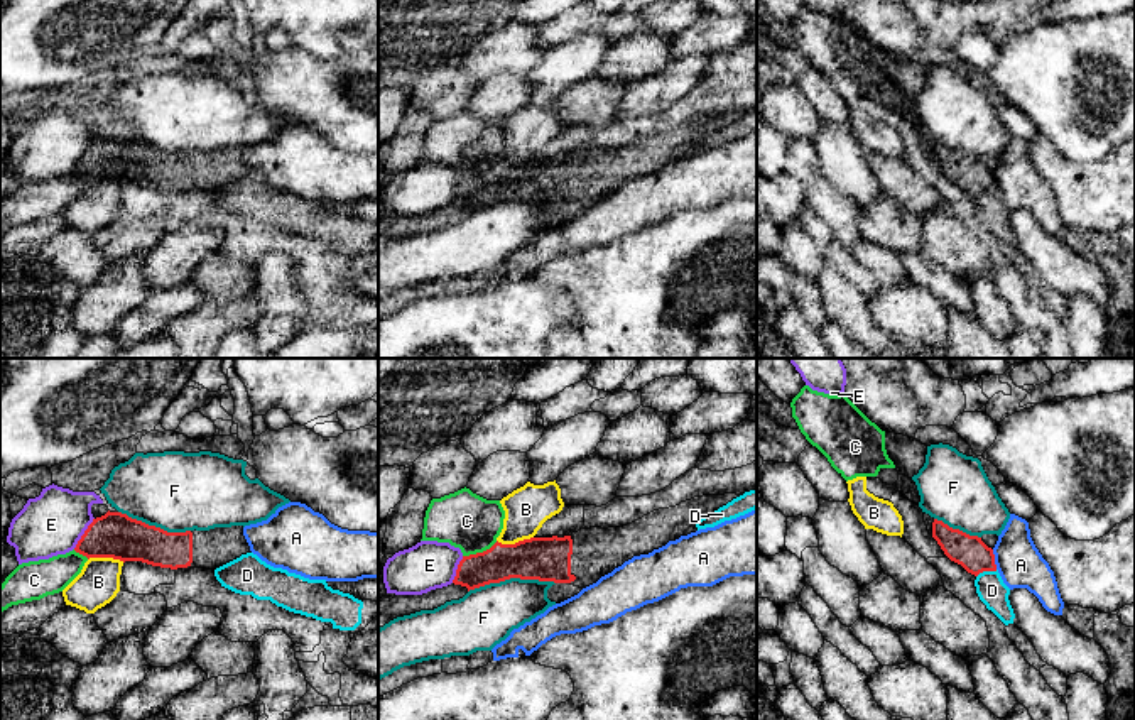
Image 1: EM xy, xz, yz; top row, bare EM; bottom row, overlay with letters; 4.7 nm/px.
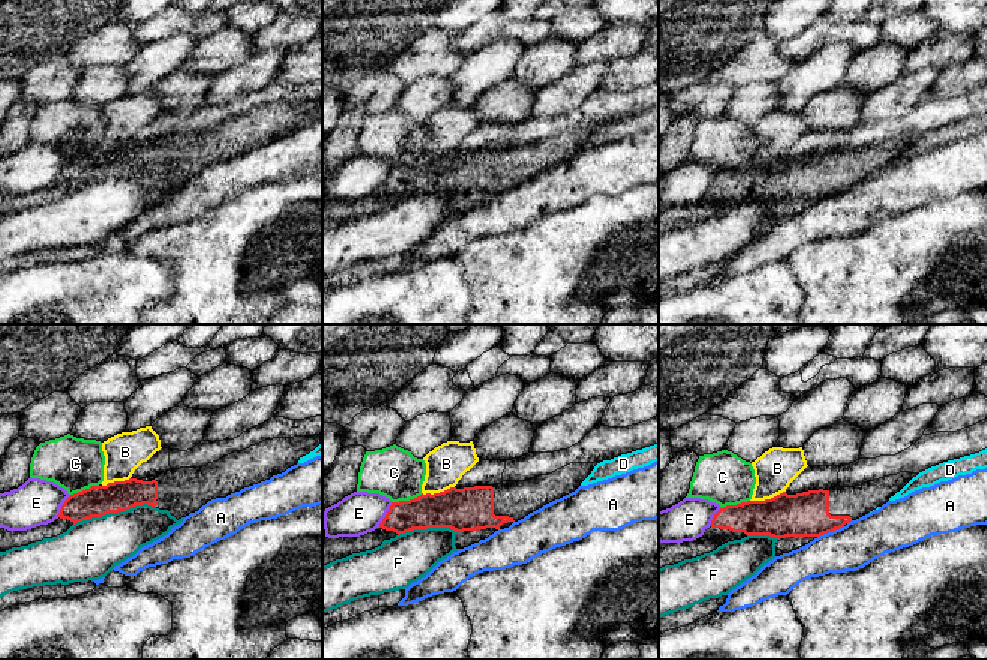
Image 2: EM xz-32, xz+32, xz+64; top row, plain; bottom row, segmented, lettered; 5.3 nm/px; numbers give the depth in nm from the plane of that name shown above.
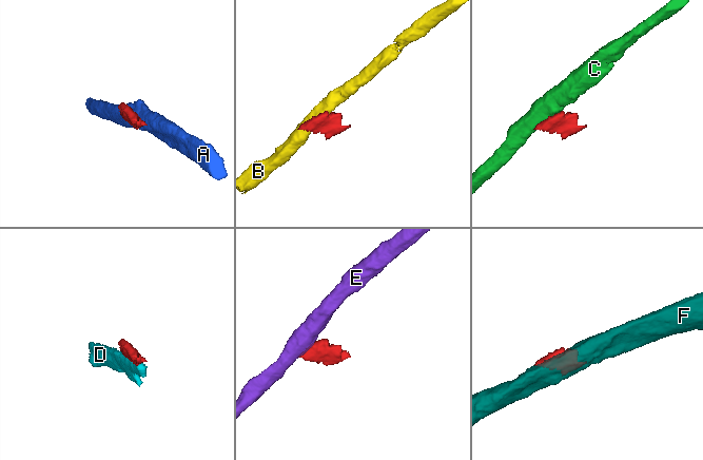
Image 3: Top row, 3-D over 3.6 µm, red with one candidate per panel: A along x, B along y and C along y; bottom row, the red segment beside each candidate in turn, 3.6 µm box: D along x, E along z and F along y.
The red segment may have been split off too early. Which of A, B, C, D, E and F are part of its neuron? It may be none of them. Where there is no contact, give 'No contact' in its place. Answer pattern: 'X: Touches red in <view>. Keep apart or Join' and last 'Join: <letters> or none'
A: Touches red in yz. Keep apart
B: Touches red in xz. Keep apart
C: Touches red in xz. Keep apart
D: Touches red in yz. Keep apart
E: Touches red in xy. Keep apart
F: Touches red in xz. Keep apart
Join: none

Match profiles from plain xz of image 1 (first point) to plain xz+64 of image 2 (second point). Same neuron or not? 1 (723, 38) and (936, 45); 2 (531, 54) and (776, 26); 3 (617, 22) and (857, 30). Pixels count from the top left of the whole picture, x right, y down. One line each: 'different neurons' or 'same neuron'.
1: same neuron
2: different neurons
3: same neuron

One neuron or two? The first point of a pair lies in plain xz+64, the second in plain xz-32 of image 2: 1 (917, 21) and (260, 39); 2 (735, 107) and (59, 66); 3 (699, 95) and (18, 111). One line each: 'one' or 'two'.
1: two
2: two
3: two

